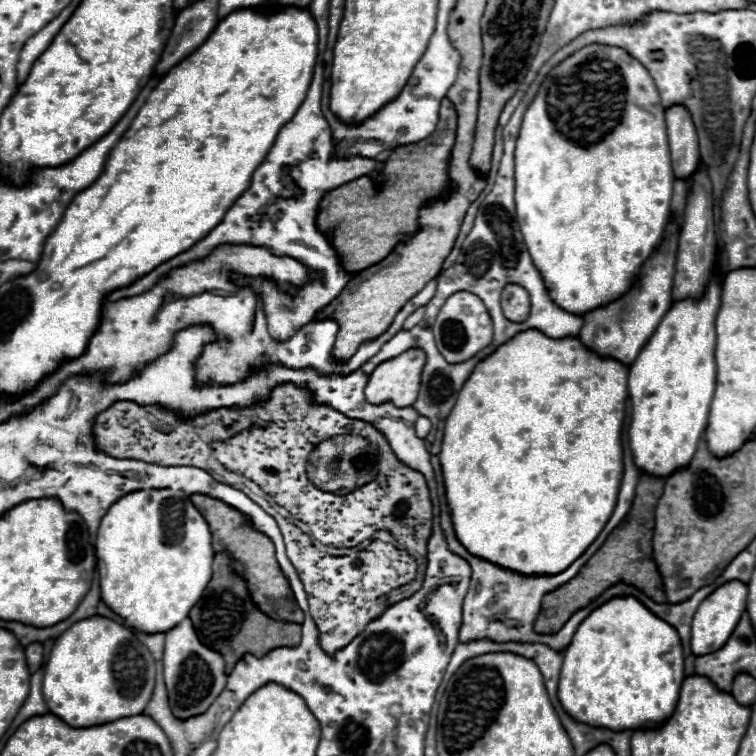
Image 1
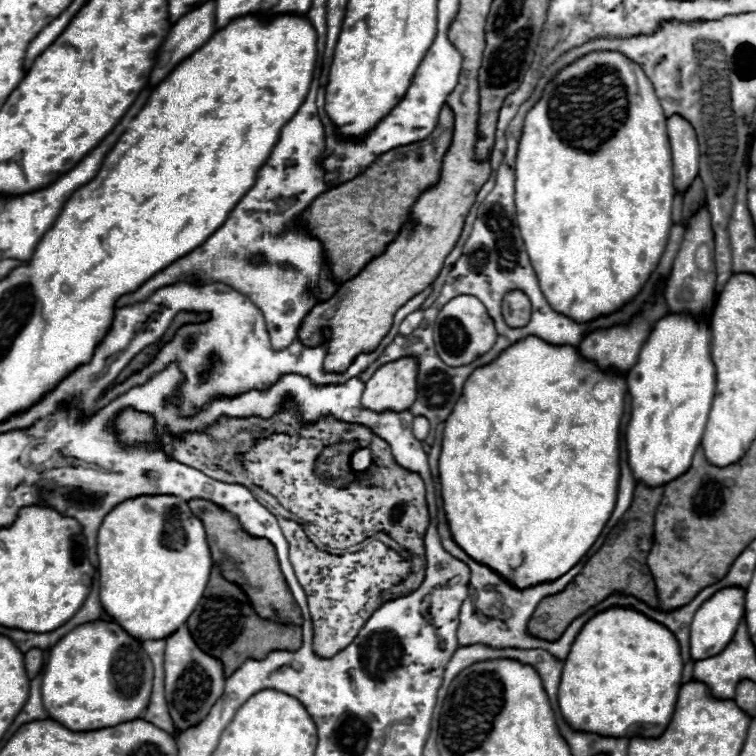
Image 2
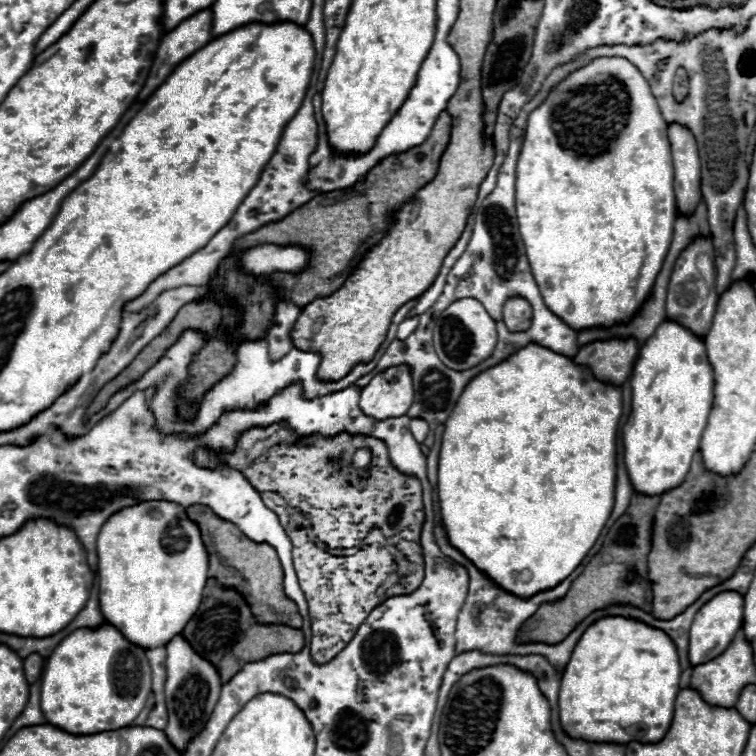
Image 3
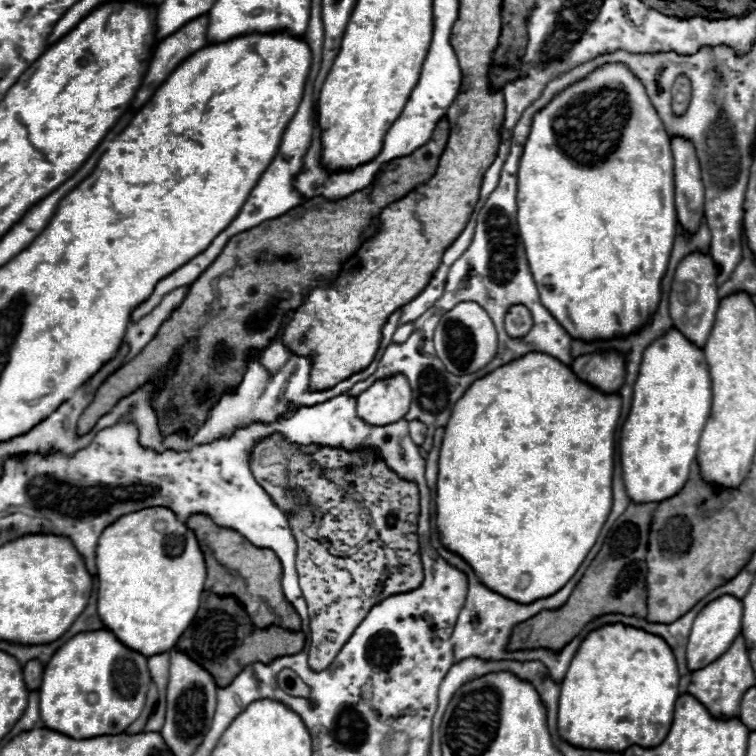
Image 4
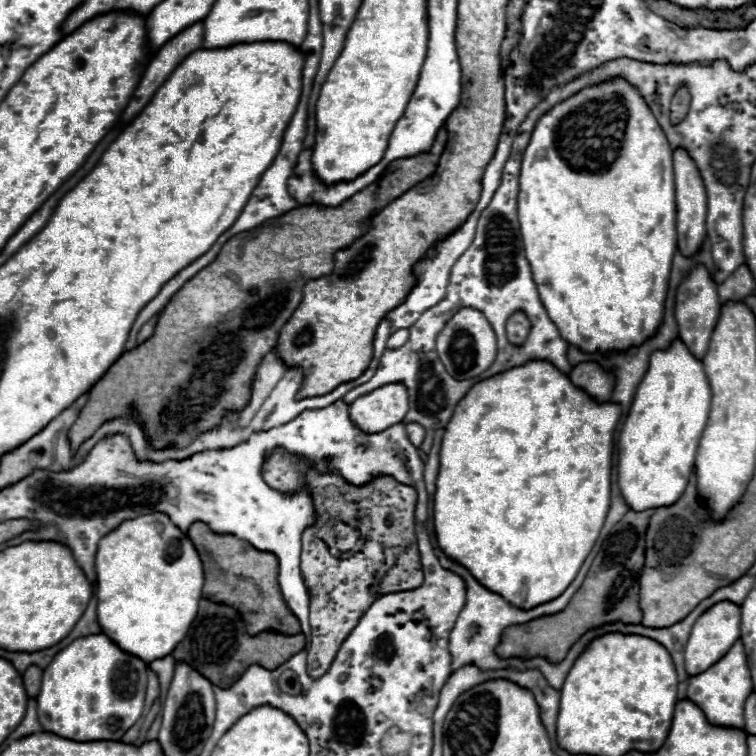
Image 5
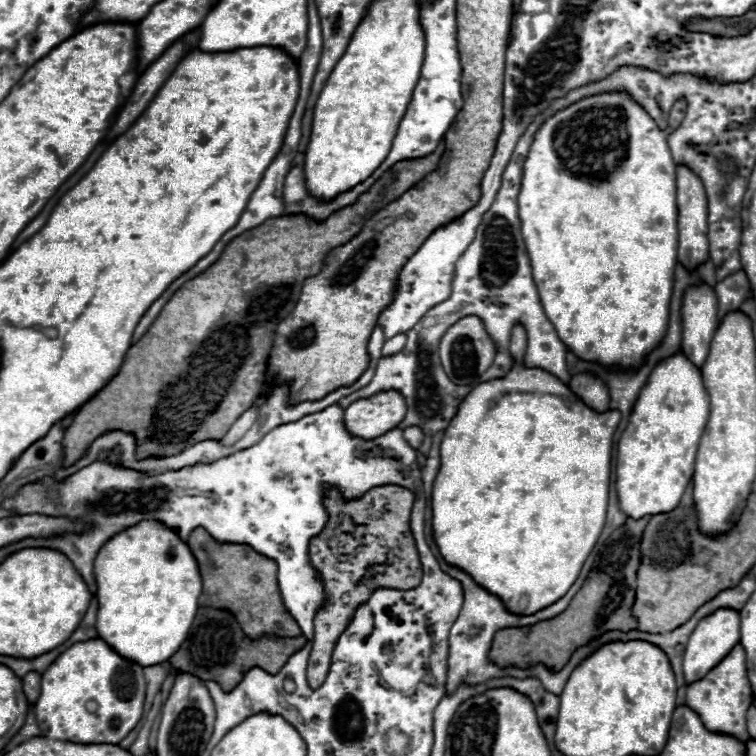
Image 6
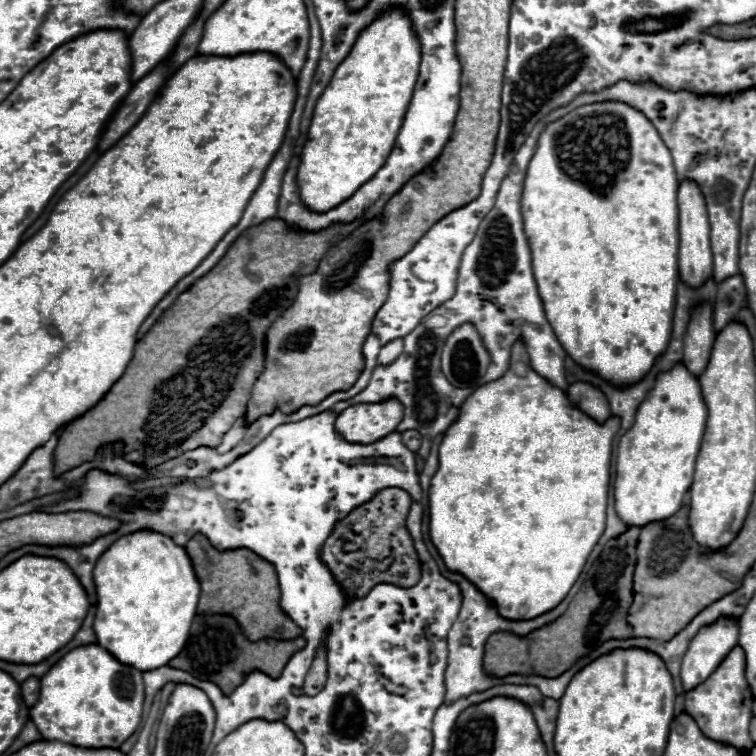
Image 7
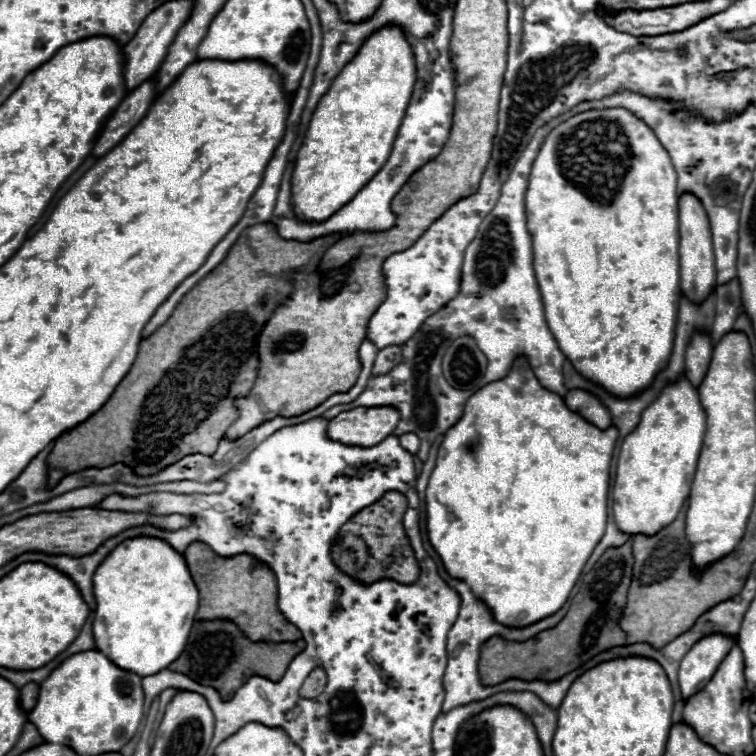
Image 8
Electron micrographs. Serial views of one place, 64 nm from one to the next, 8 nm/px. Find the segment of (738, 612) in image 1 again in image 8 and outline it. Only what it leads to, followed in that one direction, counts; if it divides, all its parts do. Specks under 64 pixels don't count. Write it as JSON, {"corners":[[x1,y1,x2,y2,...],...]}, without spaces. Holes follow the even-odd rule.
{"corners":[[708,634,700,638,694,644,694,648,690,648,688,656,684,656,680,662,680,672,678,672,678,684,684,700,702,690,704,684,710,682,720,662,726,658,726,654,734,644,736,640,730,636]]}

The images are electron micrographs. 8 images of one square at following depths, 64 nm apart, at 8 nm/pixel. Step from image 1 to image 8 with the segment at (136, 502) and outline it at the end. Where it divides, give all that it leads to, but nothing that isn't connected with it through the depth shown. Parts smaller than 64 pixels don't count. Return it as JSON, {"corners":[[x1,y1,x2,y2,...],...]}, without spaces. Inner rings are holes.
{"corners":[[136,536,120,542,94,572,94,596,96,650,112,658,116,666,128,668,138,676,148,676,168,668,168,664,172,664,180,652,184,652,184,644,188,642,188,634,198,610,198,588,190,576,184,556,176,552,166,540]]}

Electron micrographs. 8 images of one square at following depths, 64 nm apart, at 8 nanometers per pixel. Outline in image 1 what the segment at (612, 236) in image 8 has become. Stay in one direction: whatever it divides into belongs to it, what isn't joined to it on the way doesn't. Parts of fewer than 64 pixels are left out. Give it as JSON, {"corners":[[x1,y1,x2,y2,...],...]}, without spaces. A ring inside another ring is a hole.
{"corners":[[588,44,568,58,564,58,560,64,556,64,544,82,538,88,538,94,534,96,532,104,524,112,516,150,514,150,514,168,516,168,516,214,520,228,524,232,524,240,528,244,528,252,544,276,544,282,548,284,548,292,552,300,560,304,560,308,568,312,588,312,592,308,598,308,600,304,608,304,608,300,614,300,620,292,628,290,628,284,632,284,636,272,640,270,640,264,652,254,656,244,660,244,664,224,668,222,670,214,670,200,672,200,672,162,670,162,670,148,668,148,668,136,666,136,666,122,664,122,664,106,660,102,656,84,650,76,650,72,626,50,618,46,606,46,606,44]]}

